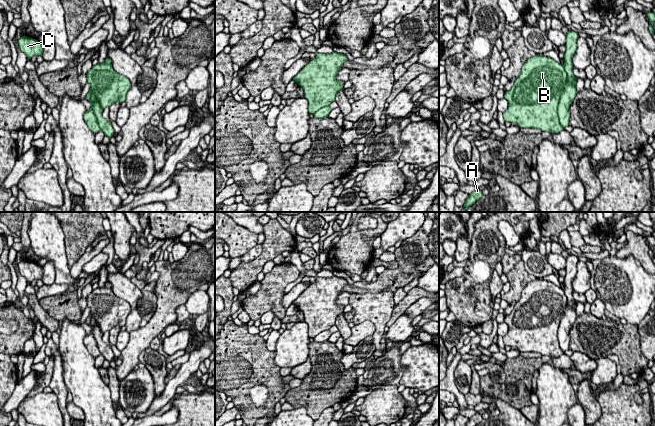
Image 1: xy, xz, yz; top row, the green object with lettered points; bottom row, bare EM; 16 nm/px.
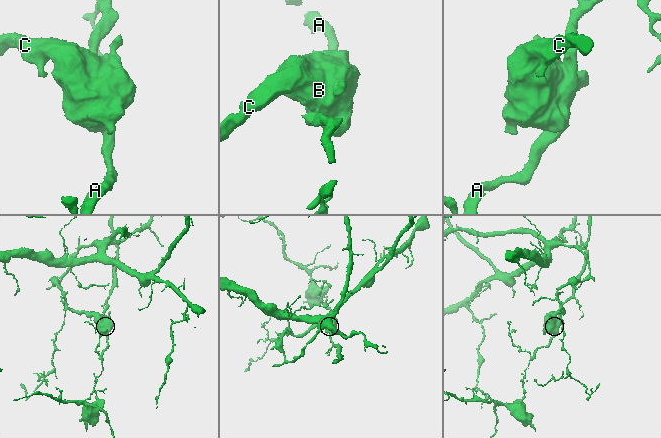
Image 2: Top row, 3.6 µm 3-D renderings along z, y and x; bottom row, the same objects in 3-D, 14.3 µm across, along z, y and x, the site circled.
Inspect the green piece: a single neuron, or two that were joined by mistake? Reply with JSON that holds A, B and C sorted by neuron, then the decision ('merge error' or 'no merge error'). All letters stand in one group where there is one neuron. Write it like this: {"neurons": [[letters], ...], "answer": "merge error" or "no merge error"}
{"neurons": [["A"], ["B", "C"]], "answer": "merge error"}

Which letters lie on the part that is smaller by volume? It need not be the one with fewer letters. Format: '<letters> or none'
A

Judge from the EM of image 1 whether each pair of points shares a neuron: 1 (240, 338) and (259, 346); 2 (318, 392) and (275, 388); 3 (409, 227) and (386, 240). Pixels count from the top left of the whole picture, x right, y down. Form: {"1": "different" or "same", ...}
{"1": "same", "2": "different", "3": "same"}

